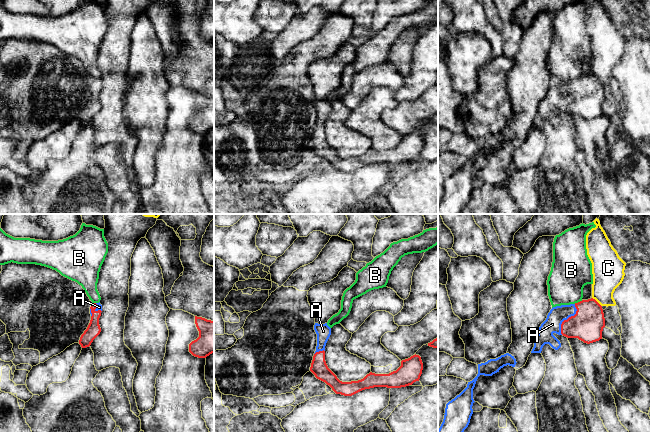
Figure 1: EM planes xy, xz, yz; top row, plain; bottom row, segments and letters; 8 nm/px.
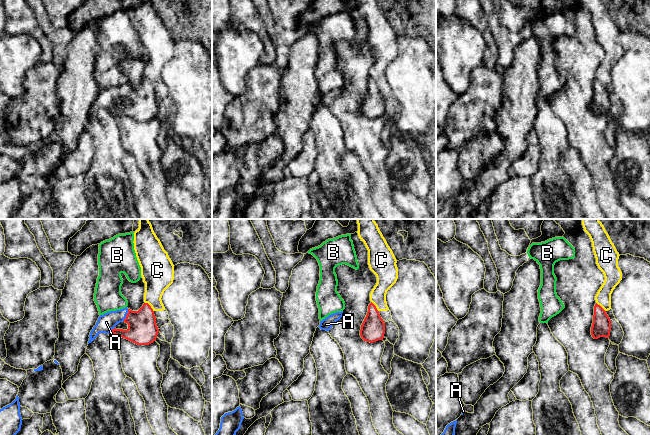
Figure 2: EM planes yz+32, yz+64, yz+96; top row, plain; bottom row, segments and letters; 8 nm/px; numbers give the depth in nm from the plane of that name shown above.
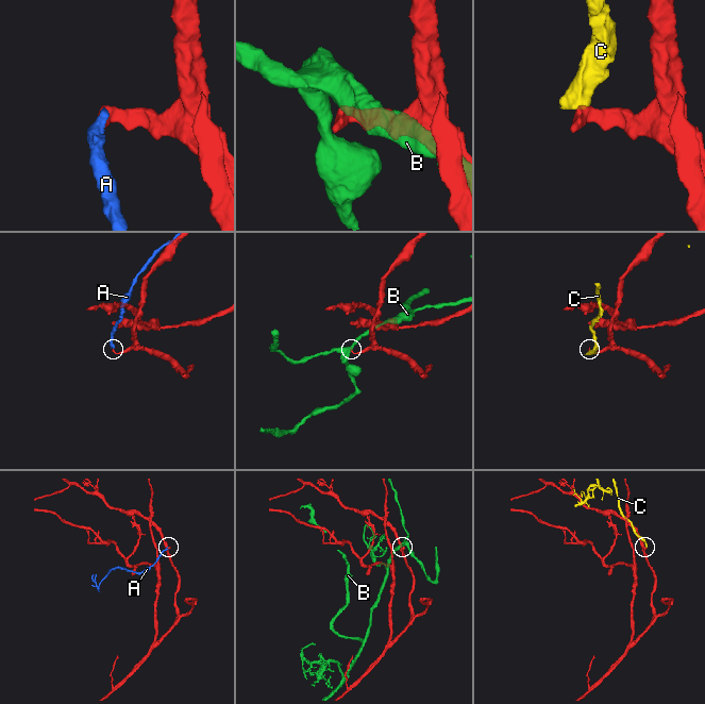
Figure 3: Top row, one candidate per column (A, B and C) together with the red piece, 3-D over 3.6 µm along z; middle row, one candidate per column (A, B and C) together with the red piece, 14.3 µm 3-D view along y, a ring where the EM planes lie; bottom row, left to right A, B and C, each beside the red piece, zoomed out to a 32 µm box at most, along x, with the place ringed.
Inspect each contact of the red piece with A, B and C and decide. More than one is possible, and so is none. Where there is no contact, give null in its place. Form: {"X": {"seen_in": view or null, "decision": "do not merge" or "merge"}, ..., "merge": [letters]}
{"A": {"seen_in": "yz", "decision": "merge"}, "B": {"seen_in": "yz", "decision": "do not merge"}, "C": {"seen_in": "yz", "decision": "do not merge"}, "merge": ["A"]}

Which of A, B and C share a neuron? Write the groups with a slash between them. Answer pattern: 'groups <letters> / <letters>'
groups A / B / C

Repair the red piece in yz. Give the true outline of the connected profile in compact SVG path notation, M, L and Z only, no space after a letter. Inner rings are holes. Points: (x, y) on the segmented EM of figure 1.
M593 298L553 307L539 327L531 353L541 353L545 344L558 350L561 343L554 333L567 338L578 338L587 344L599 341L604 327L602 306Z

